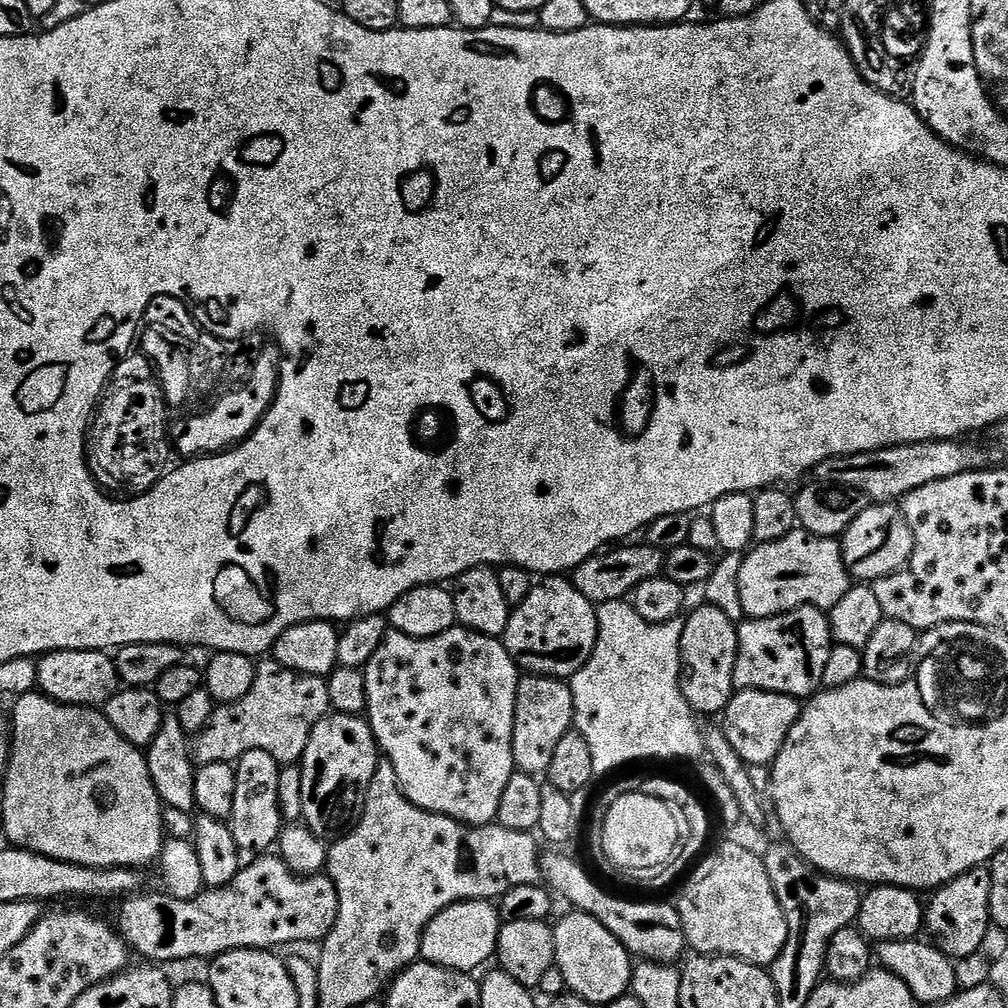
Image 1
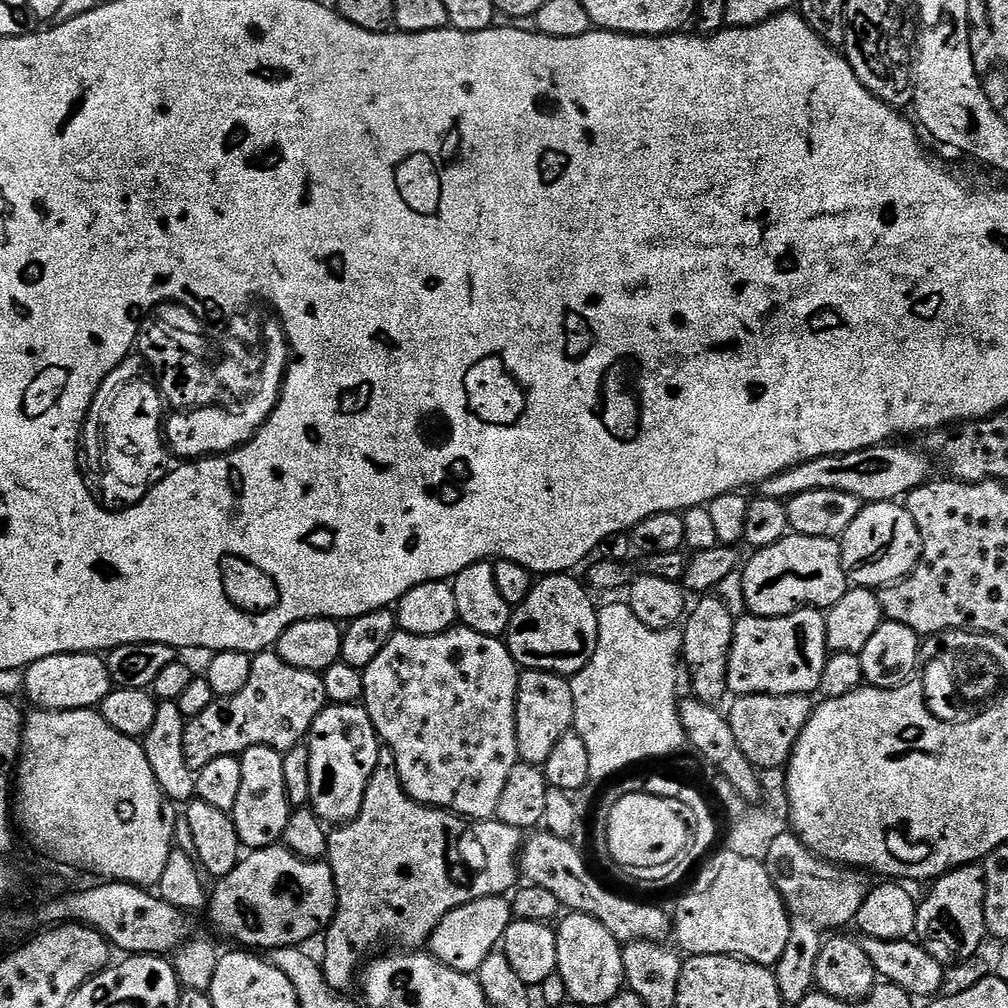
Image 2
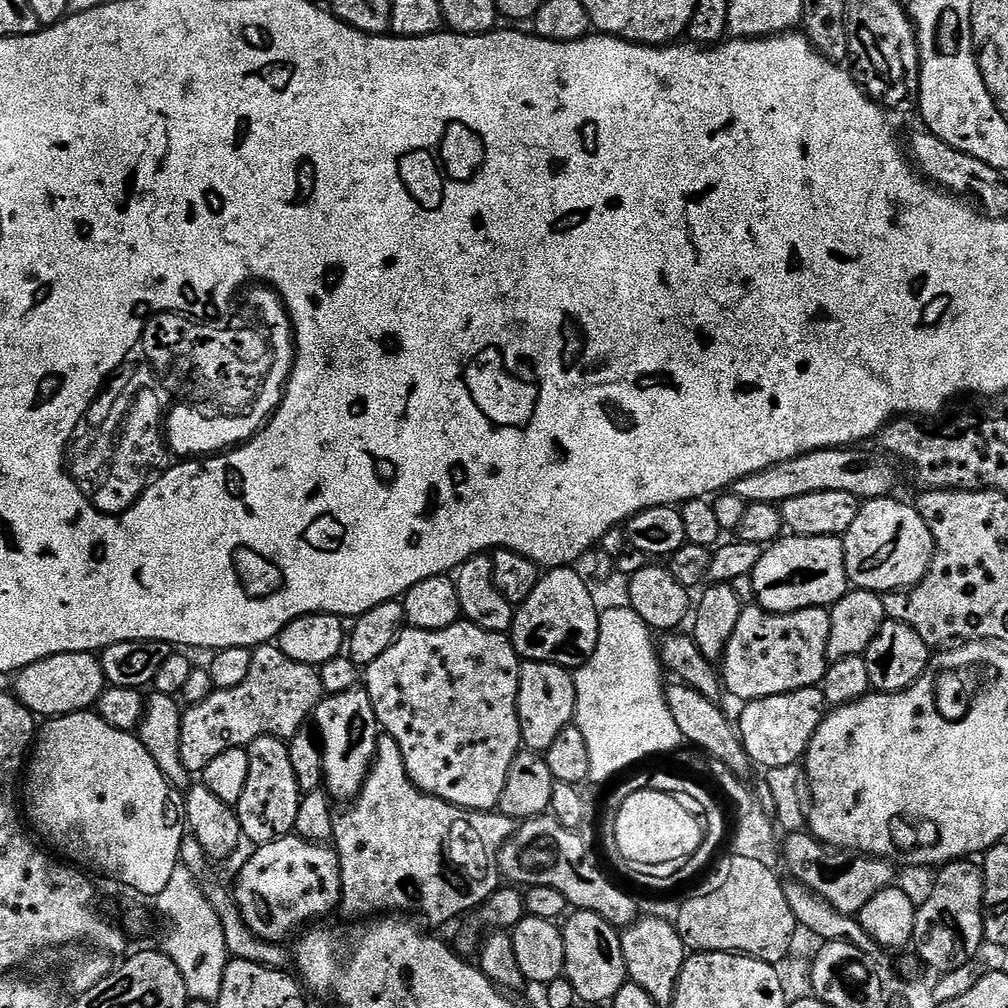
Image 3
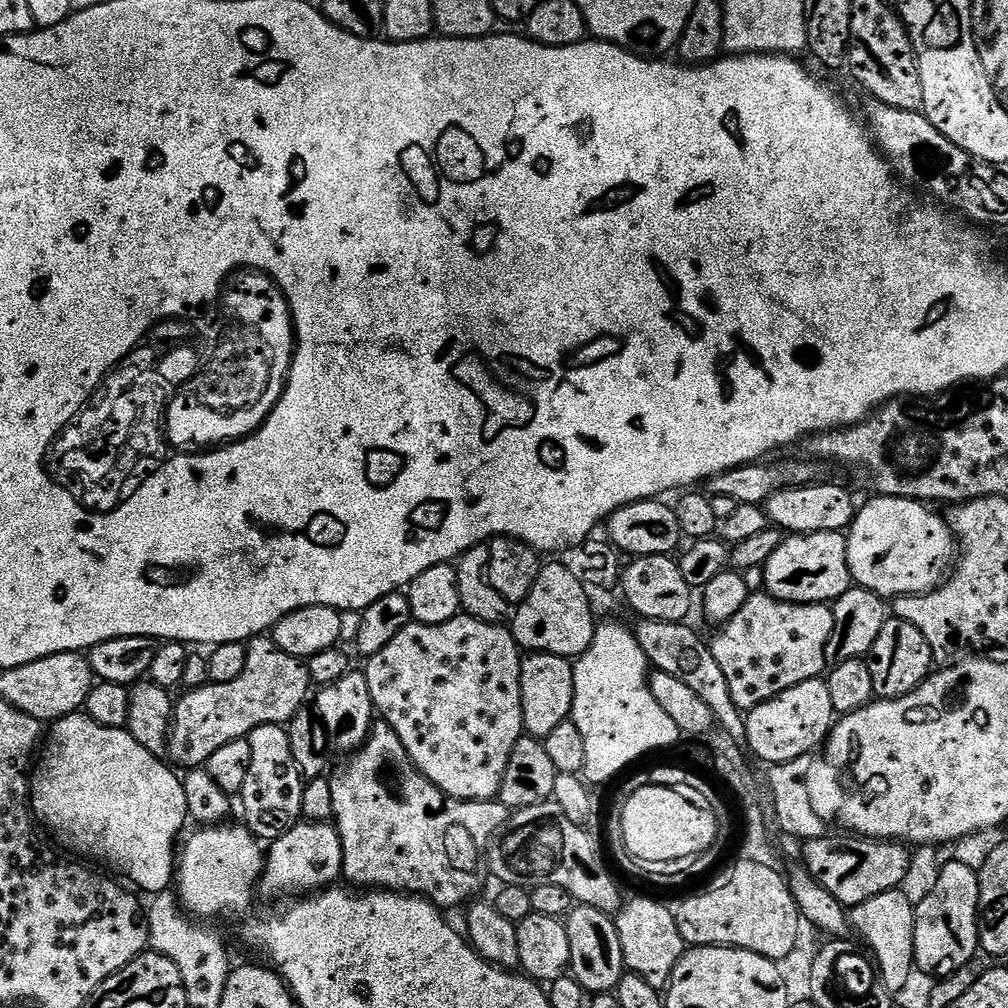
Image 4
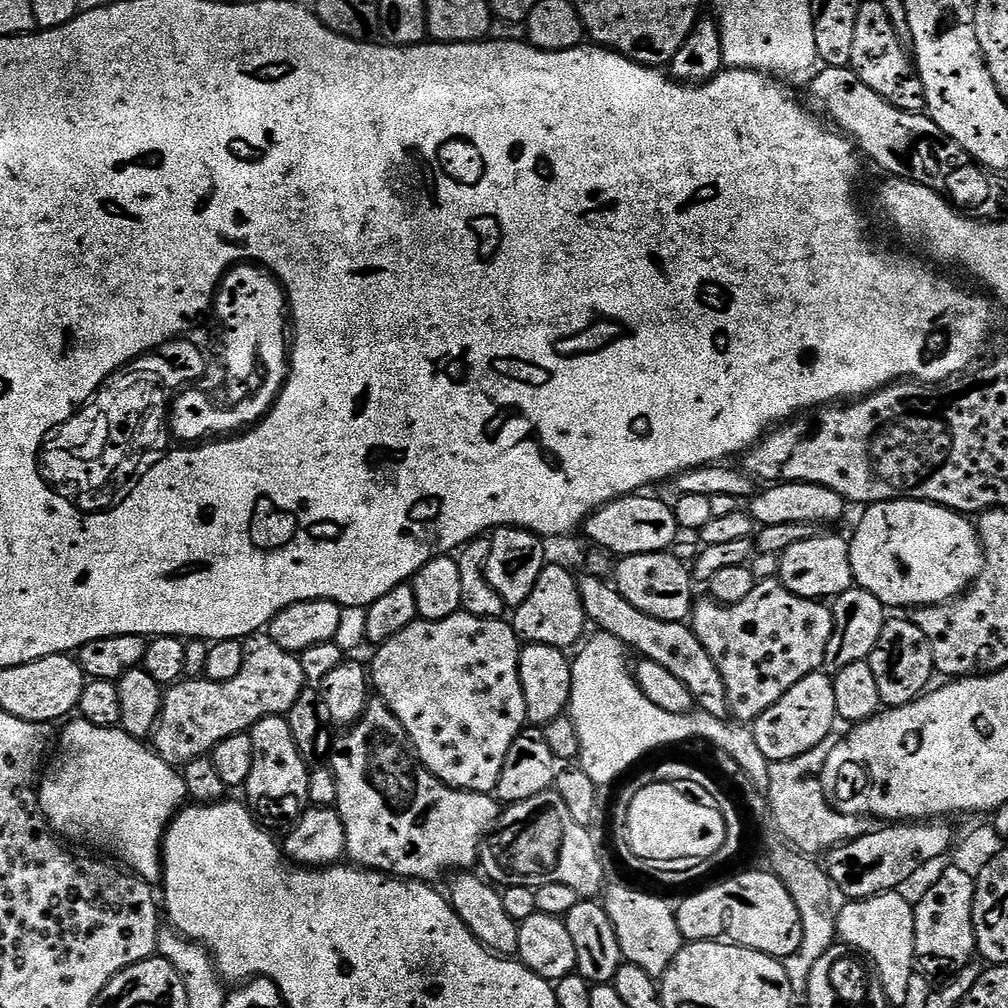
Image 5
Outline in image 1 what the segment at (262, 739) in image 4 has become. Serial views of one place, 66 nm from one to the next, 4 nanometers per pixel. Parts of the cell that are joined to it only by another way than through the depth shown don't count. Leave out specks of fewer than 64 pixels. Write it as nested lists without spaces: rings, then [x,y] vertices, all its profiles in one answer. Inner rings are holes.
[[[250,750],[235,761],[236,781],[234,782],[234,810],[230,810],[226,821],[232,831],[234,842],[241,853],[264,854],[277,843],[285,827],[284,815],[278,802],[278,782],[281,765],[266,750]]]

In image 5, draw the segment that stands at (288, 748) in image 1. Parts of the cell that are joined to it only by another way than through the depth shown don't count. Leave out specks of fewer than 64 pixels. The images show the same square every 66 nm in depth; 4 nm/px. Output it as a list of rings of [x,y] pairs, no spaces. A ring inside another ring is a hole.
[[[267,634],[249,636],[243,641],[243,646],[244,661],[242,662],[242,670],[238,670],[238,678],[230,678],[230,682],[214,682],[207,678],[185,678],[171,685],[171,687],[165,691],[162,714],[160,715],[159,722],[156,724],[156,731],[153,732],[150,737],[150,744],[154,751],[168,764],[172,765],[173,768],[180,770],[183,769],[185,765],[194,762],[195,759],[207,757],[218,746],[218,742],[222,742],[226,738],[230,738],[239,732],[248,732],[262,718],[285,715],[294,706],[294,702],[298,702],[300,695],[306,691],[306,681],[302,674],[302,666],[300,665],[300,658],[297,653],[282,650],[282,646],[278,646],[278,642],[274,642]]]

